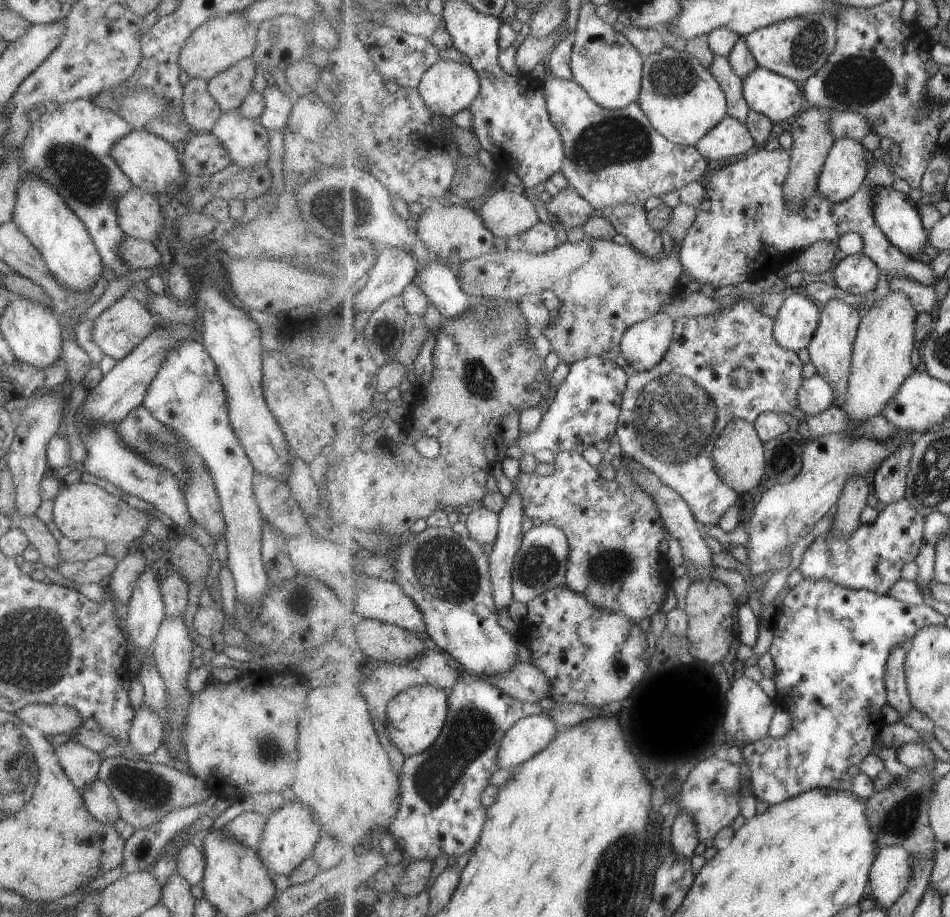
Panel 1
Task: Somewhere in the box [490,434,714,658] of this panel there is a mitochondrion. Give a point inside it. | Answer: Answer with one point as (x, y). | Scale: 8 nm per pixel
(538, 564)

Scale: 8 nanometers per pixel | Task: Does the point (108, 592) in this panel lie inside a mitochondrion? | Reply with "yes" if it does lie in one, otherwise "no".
no

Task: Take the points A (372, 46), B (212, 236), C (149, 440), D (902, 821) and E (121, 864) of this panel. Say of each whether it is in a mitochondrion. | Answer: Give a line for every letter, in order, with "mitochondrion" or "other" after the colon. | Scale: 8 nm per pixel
A: other
B: other
C: mitochondrion
D: mitochondrion
E: other

